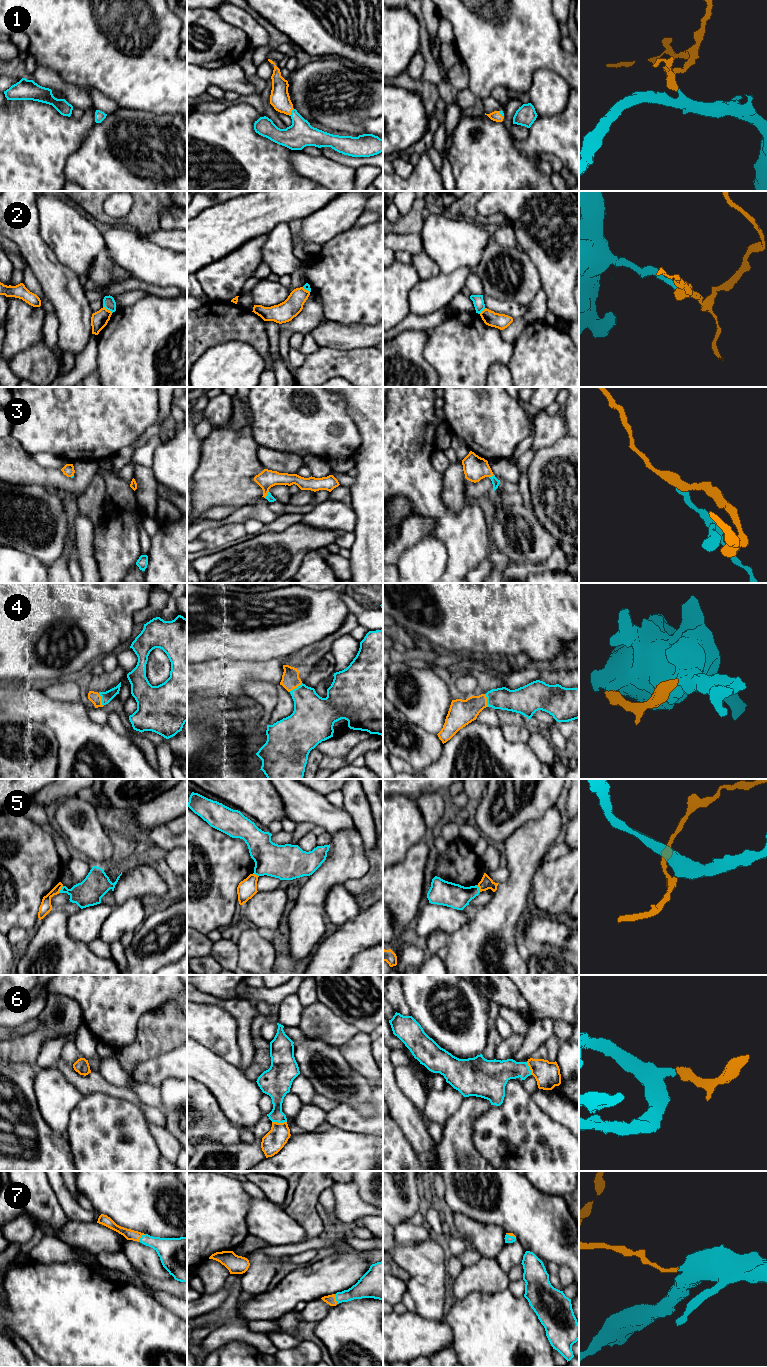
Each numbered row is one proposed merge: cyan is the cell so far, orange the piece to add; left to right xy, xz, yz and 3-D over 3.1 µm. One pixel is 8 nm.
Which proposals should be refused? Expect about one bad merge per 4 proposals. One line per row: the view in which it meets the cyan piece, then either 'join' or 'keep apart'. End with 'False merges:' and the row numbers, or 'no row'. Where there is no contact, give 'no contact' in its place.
1: meets cyan in xz; join
2: meets cyan in xy; keep apart
3: meets cyan in xz; join
4: meets cyan in xy; join
5: meets cyan in xy; keep apart
6: meets cyan in xz; join
7: meets cyan in xy; join
False merges: 2, 5

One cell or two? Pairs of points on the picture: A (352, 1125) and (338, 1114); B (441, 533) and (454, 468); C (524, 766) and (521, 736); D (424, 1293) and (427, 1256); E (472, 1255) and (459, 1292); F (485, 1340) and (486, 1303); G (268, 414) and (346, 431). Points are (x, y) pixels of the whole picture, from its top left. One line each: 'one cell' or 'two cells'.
A: one cell
B: two cells
C: two cells
D: one cell
E: two cells
F: one cell
G: one cell

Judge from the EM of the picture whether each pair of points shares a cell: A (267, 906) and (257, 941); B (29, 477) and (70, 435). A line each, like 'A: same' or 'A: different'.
A: different
B: different

